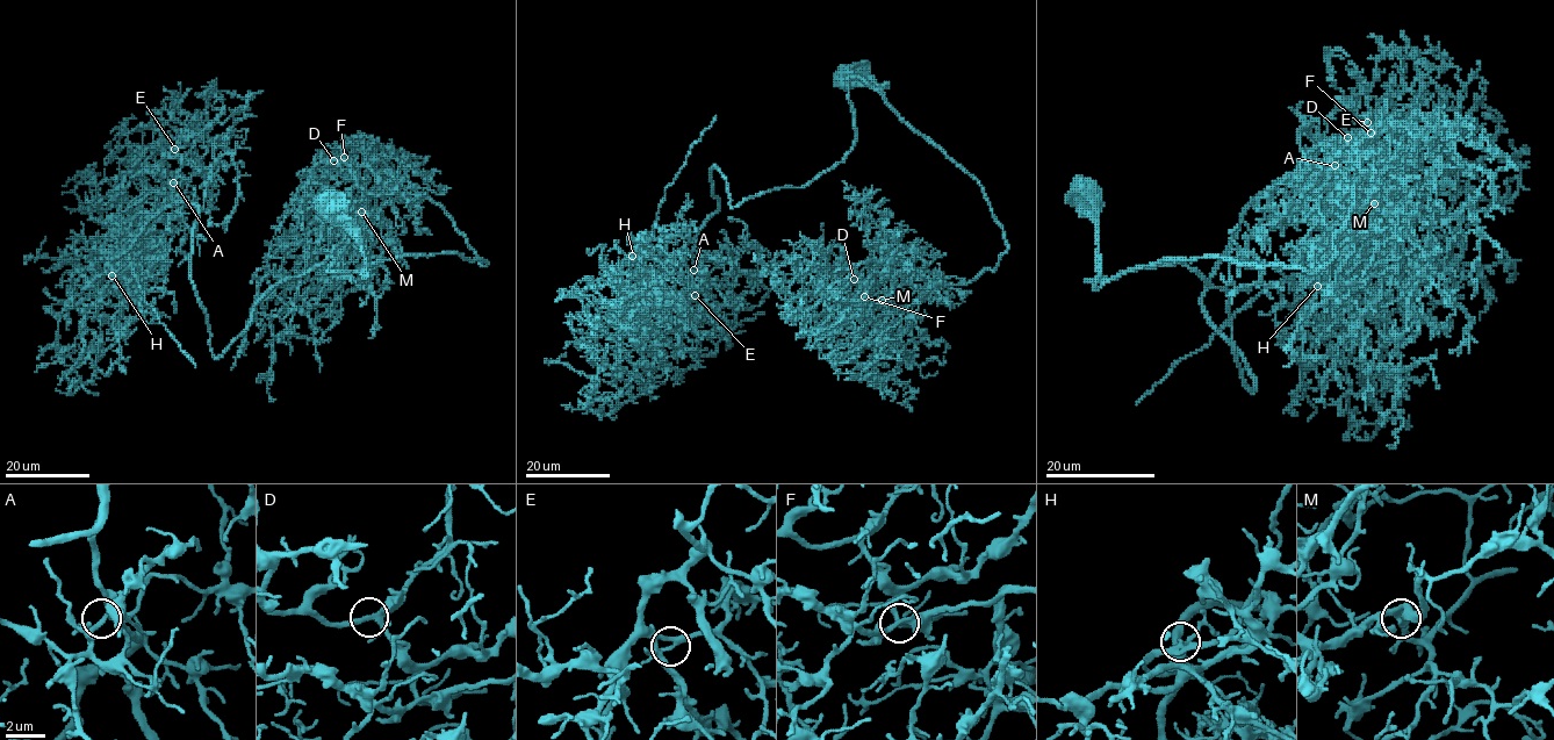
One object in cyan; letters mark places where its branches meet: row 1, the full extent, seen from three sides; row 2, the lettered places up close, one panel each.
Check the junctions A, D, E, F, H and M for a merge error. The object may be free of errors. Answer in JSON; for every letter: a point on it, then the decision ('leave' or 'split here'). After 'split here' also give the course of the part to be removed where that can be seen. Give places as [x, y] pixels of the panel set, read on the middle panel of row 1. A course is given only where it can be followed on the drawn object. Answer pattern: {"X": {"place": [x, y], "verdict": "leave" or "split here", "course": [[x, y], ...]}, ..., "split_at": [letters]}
{"A": {"place": [693, 270], "verdict": "leave"}, "D": {"place": [854, 279], "verdict": "leave"}, "E": {"place": [695, 295], "verdict": "leave"}, "F": {"place": [864, 296], "verdict": "leave"}, "H": {"place": [632, 256], "verdict": "split here", "course": [[633, 256], [645, 251], [654, 234], [664, 191], [681, 171], [691, 146], [716, 116]]}, "M": {"place": [882, 300], "verdict": "leave"}, "split_at": ["H"]}

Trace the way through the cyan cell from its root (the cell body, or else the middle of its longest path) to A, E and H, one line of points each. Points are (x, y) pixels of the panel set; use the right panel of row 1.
A: (1084, 196), (1103, 282), (1087, 280), (1185, 263), (1229, 294), (1254, 392), (1201, 295), (1258, 195), (1335, 165)
E: (1084, 196), (1087, 280), (1185, 263), (1229, 294), (1254, 392), (1206, 284), (1243, 210), (1311, 186), (1367, 122)
H: (1084, 196), (1087, 280), (1185, 263), (1222, 287), (1253, 392), (1201, 295), (1258, 195), (1313, 198), (1317, 286)

